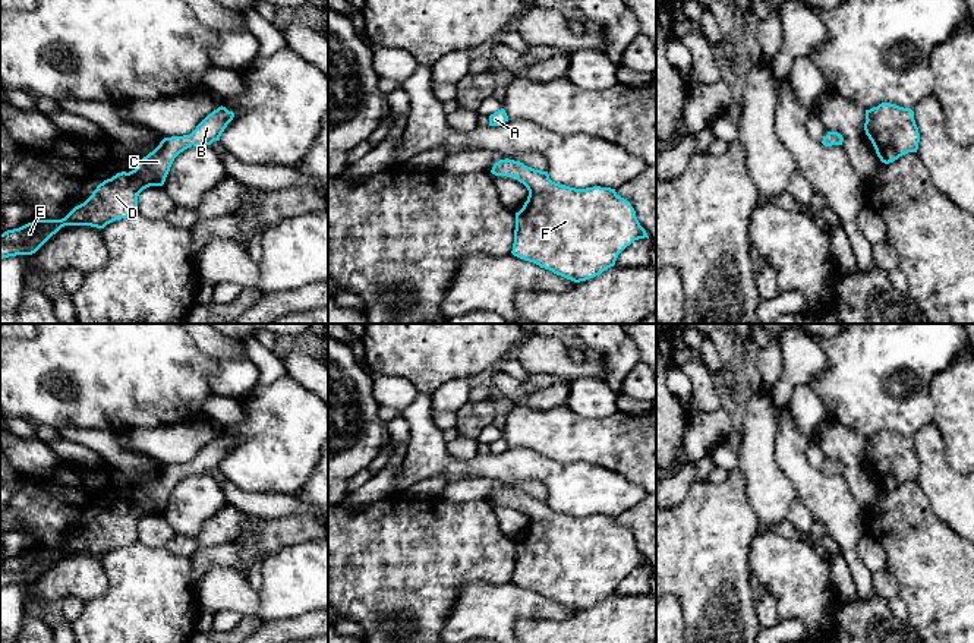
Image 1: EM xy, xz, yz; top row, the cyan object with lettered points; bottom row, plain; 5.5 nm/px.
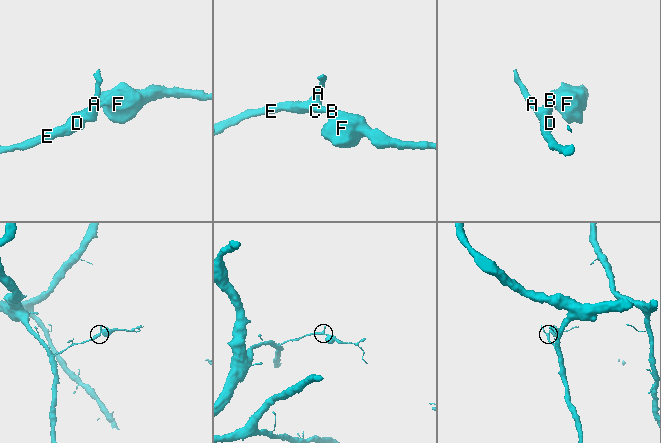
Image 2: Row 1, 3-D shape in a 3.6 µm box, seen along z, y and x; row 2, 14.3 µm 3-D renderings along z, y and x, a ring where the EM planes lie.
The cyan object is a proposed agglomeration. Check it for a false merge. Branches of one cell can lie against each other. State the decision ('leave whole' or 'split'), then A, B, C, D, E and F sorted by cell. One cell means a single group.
leave whole | A B C D E F

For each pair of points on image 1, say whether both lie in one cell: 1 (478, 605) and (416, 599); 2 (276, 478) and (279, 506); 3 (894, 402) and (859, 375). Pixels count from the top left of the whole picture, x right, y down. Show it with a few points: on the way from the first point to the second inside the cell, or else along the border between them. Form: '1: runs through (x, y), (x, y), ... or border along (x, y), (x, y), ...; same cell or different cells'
1: border along (479, 580), (459, 588), (441, 627); different cells
2: border along (243, 489), (293, 494); different cells
3: runs through (885, 393), (867, 375); same cell

